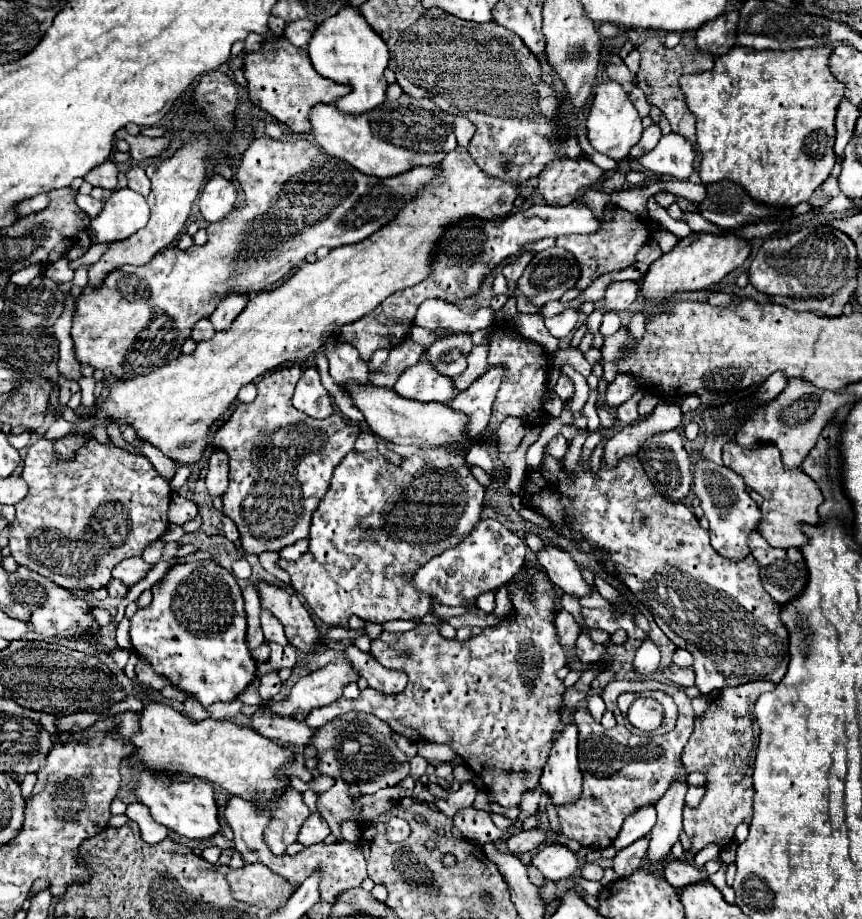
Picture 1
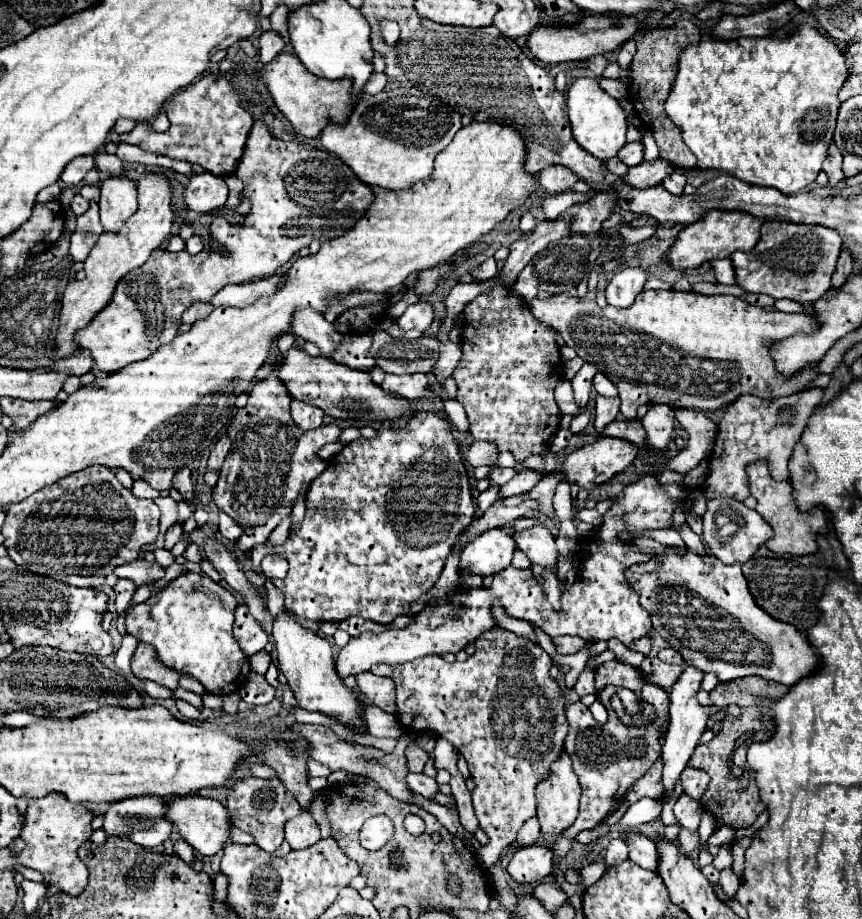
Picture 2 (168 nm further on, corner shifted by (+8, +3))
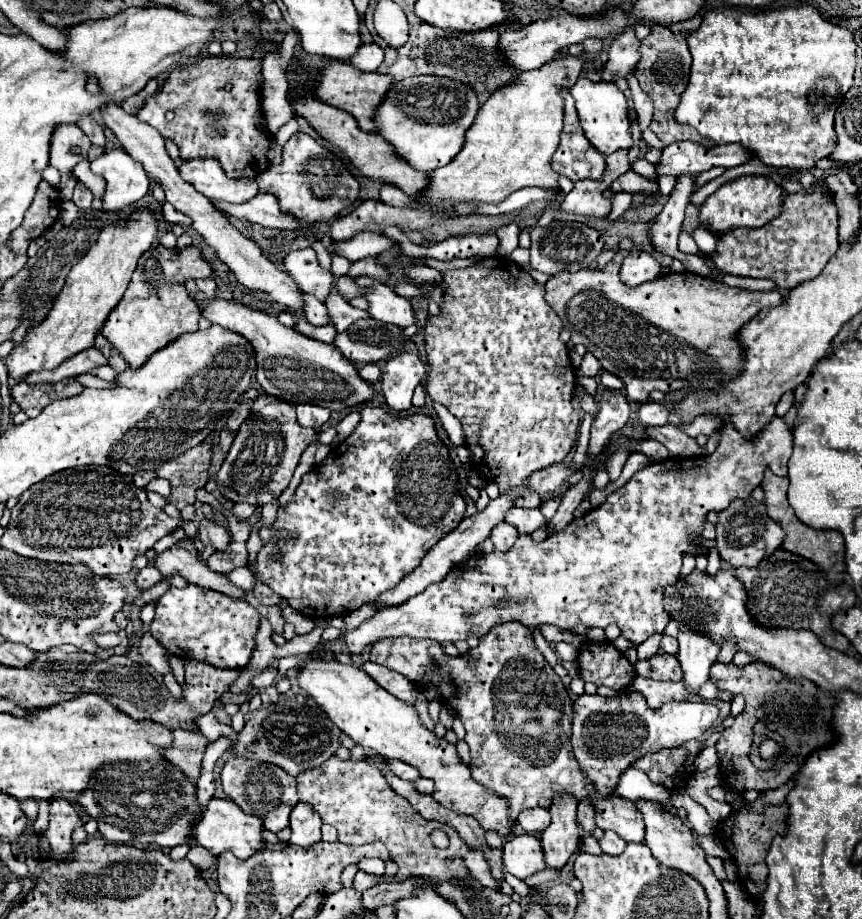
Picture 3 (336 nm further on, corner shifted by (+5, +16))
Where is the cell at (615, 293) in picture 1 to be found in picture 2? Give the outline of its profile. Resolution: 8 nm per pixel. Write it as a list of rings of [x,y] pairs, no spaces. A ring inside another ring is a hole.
[[[623,269],[613,275],[605,289],[607,303],[613,307],[629,307],[641,293],[647,277],[643,269]]]

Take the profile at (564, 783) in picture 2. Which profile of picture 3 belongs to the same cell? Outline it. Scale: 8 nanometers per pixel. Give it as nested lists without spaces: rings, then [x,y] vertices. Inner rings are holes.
[[[558,796],[550,806],[552,824],[542,832],[542,850],[546,868],[560,870],[578,850],[580,828],[576,824],[576,800],[572,796]]]

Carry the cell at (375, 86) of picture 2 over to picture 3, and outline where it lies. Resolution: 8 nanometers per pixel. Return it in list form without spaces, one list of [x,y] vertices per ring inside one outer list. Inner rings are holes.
[[[362,44],[358,52],[350,58],[350,64],[364,72],[376,72],[384,60],[384,52],[378,44]]]

